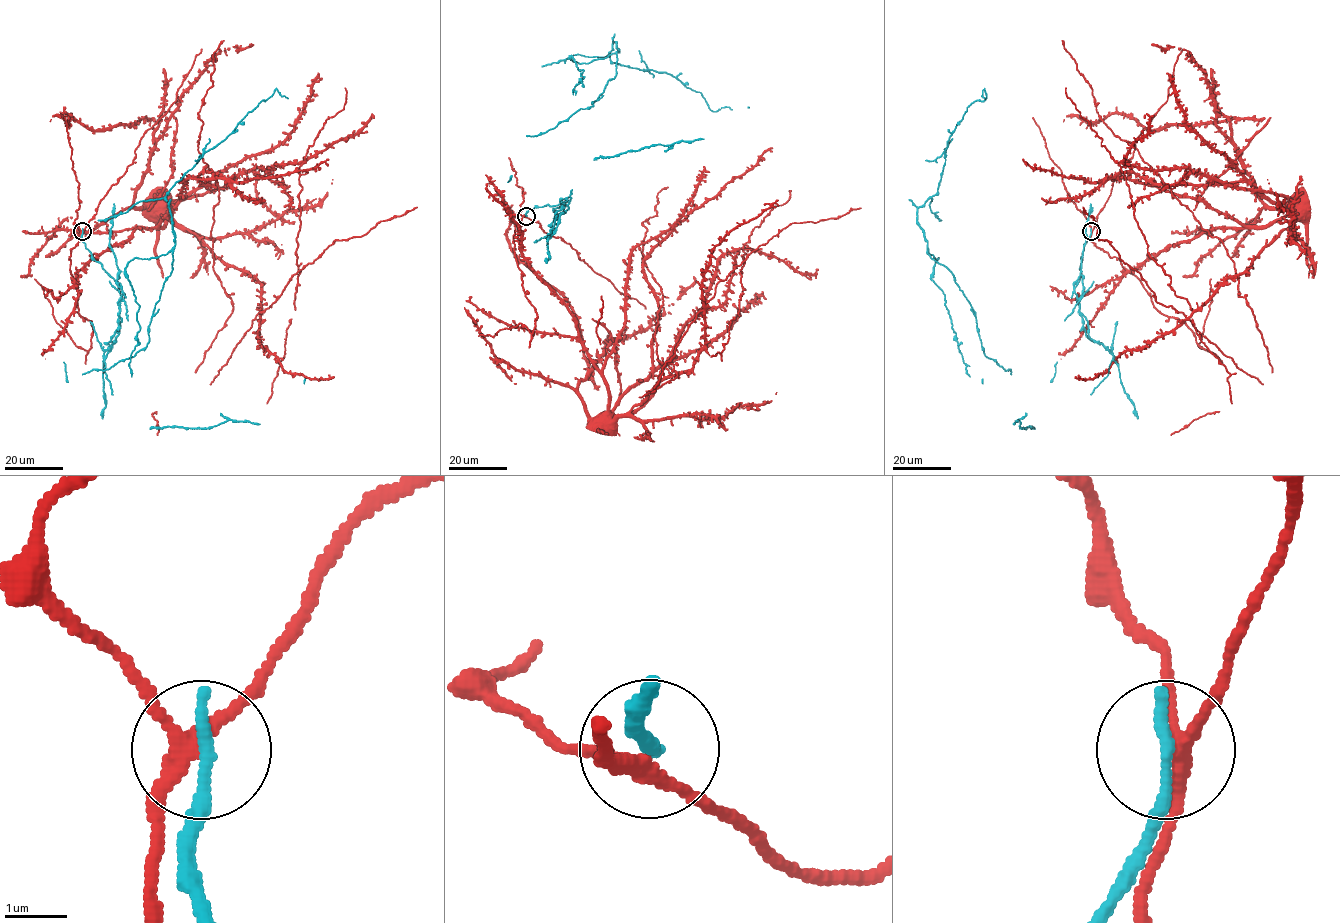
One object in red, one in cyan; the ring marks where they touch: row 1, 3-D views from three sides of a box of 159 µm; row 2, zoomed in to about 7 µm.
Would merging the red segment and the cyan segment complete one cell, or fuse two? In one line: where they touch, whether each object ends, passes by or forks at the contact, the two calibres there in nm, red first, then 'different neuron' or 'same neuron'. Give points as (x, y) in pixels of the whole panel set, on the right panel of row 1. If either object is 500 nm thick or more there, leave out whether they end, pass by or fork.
place (1091, 231); red forks; cyan ends; calibres 220 and 260 nm; different neuron

